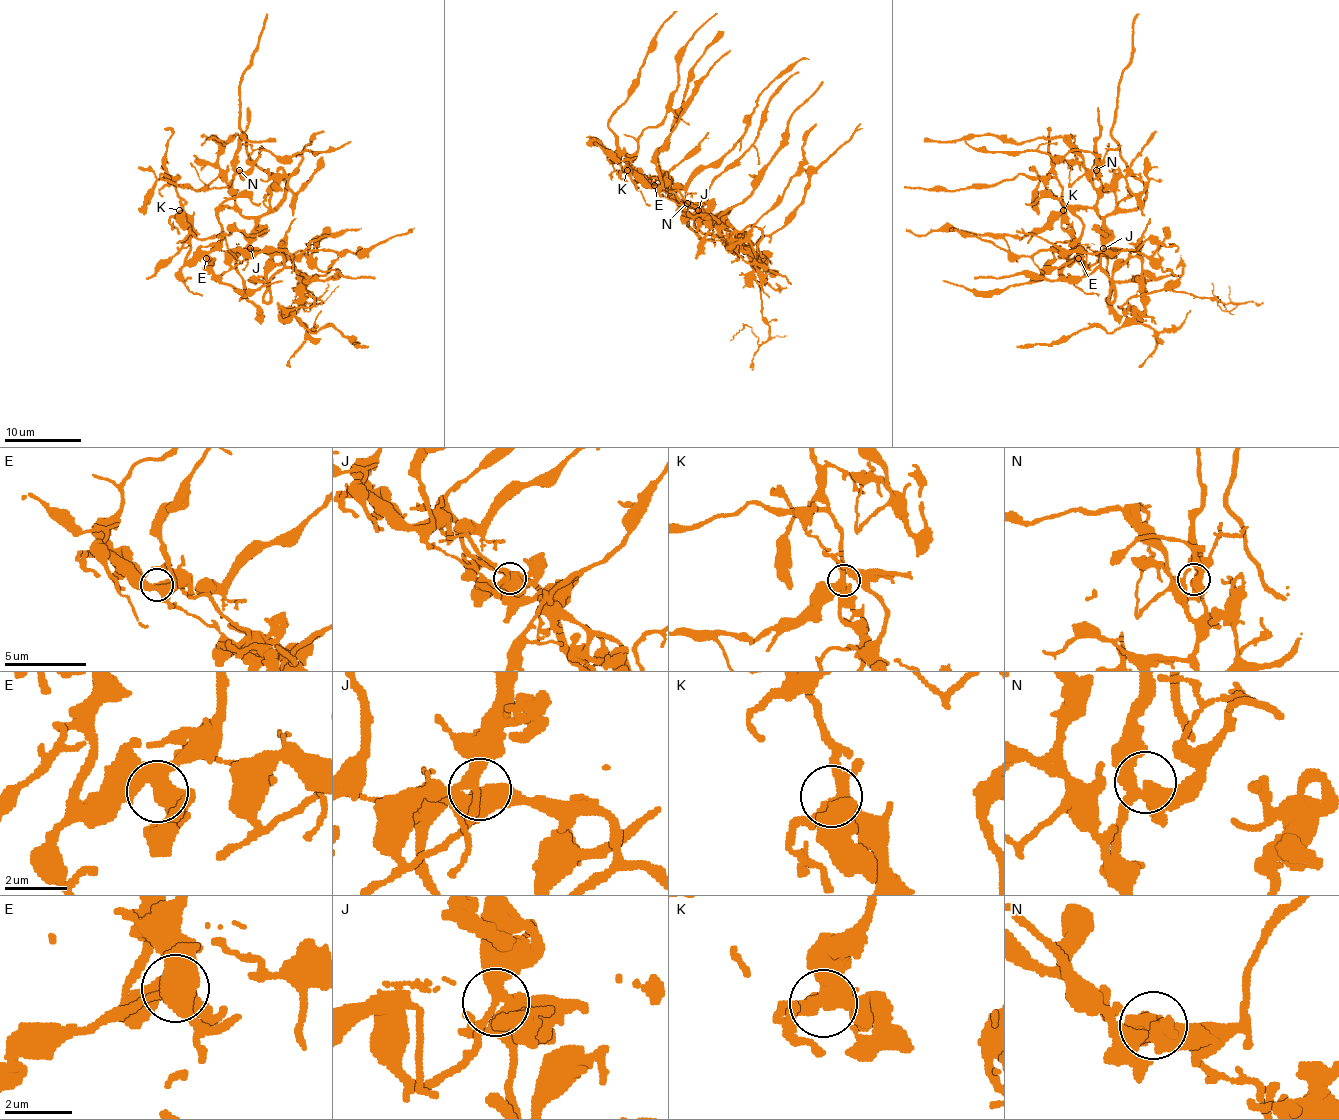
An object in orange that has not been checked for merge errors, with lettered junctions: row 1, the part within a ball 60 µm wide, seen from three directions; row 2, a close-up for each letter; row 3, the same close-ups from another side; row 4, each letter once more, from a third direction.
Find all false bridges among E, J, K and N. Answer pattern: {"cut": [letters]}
{"cut": []}

